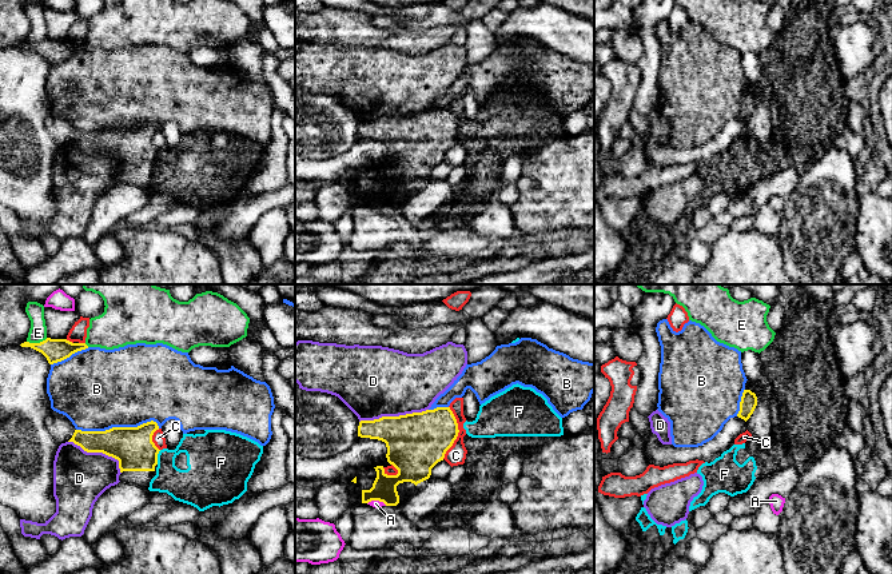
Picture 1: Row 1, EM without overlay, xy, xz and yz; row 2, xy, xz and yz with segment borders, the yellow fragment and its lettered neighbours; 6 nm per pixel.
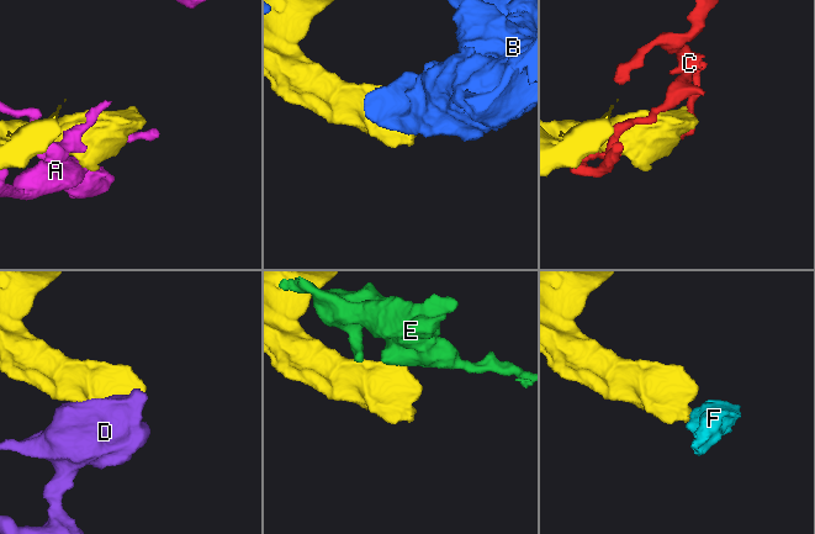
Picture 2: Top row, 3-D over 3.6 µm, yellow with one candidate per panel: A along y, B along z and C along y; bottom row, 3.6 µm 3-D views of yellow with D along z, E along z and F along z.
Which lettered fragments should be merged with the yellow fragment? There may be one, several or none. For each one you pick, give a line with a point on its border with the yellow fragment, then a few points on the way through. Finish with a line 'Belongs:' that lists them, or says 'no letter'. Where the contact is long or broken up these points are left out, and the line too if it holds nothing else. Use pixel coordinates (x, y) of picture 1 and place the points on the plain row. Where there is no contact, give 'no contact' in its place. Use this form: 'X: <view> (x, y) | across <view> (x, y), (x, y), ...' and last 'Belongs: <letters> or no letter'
Belongs: no letter

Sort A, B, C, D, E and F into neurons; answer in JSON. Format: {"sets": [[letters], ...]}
{"sets": [["A"], ["B"], ["C"], ["D"], ["E"], ["F"]]}

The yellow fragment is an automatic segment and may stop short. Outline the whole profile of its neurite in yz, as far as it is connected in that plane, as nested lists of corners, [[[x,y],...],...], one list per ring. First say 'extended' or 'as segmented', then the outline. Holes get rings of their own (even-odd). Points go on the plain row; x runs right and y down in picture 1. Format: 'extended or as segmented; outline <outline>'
as segmented; outline [[[744,91],[741,103],[740,103],[740,112],[737,115],[738,119],[744,120],[745,123],[750,119],[754,109],[757,107],[757,97],[750,91]]]

